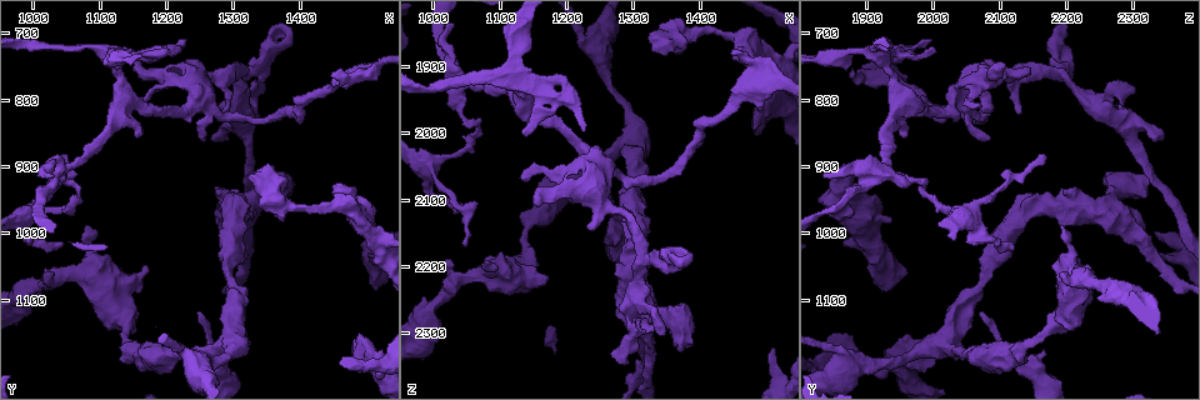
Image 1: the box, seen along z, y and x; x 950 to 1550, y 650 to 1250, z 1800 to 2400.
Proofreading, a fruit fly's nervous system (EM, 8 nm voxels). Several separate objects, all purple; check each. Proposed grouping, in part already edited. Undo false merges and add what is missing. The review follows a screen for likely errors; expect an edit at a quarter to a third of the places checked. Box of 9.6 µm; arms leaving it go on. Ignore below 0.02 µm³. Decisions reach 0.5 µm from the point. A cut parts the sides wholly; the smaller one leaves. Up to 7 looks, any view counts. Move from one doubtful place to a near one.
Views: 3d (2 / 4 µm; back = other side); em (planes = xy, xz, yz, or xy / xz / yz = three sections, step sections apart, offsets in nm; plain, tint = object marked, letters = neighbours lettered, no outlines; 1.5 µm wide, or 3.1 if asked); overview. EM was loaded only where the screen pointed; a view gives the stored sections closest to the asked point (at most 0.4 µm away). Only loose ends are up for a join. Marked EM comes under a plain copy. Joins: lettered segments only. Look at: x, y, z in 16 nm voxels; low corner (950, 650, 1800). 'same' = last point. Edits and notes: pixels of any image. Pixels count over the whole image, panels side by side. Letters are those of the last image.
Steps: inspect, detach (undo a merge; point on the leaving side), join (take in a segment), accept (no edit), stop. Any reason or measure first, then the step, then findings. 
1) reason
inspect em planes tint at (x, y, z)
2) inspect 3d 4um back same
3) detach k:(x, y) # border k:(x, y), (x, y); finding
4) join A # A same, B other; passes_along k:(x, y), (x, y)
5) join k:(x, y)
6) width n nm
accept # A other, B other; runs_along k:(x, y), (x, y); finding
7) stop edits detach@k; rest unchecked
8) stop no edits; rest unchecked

stops while still wide
inspect 3d 2um at (1485, 1195, 1995)

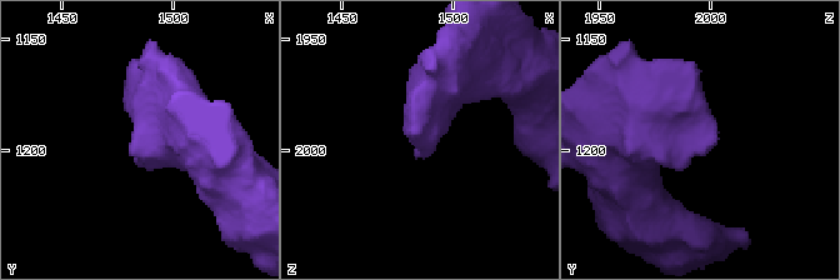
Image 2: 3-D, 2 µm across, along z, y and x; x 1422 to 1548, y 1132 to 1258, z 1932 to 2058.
inspect em planes letters at (1482, 1197, 1999)

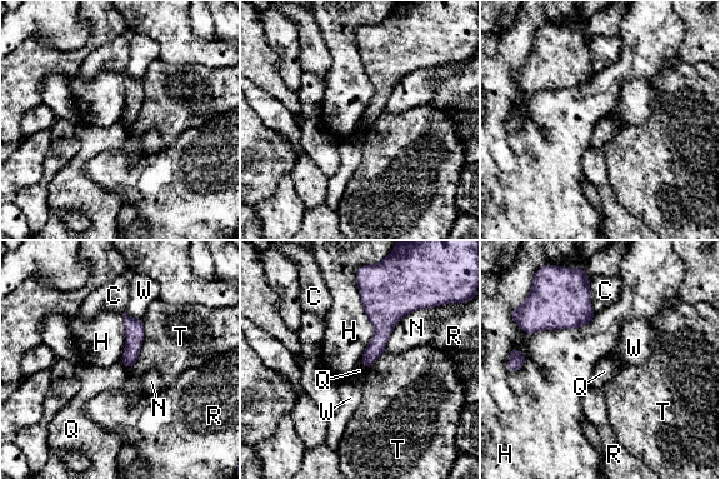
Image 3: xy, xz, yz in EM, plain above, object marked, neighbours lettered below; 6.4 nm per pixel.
accept # C other, H other, N other, Q other, R other, T other, W other; none of them fits

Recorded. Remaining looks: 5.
thin end
inspect 3d 2um at (1045, 885, 2170)

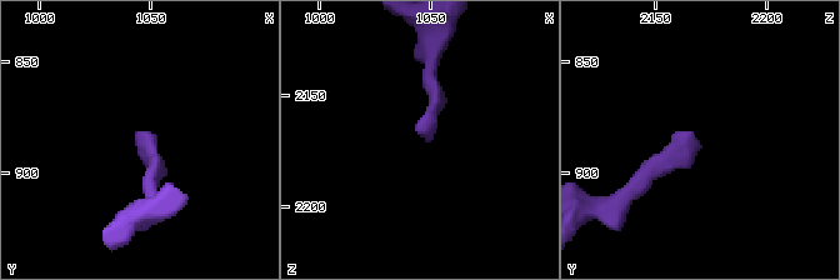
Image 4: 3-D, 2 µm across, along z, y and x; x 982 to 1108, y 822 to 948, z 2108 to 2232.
inspect em planes letters at (1045, 883, 2167)

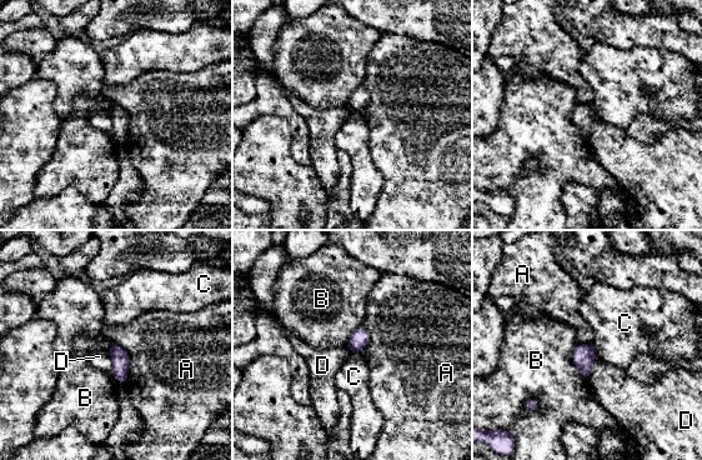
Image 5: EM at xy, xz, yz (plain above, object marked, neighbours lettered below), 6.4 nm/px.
accept # A other, B other, C other, D other; border 5:(590, 344), (597, 356); no lettered segment goes on from it

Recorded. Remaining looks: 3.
branch stops here
inspect em yz step 8 tint at (1215, 775, 2100)

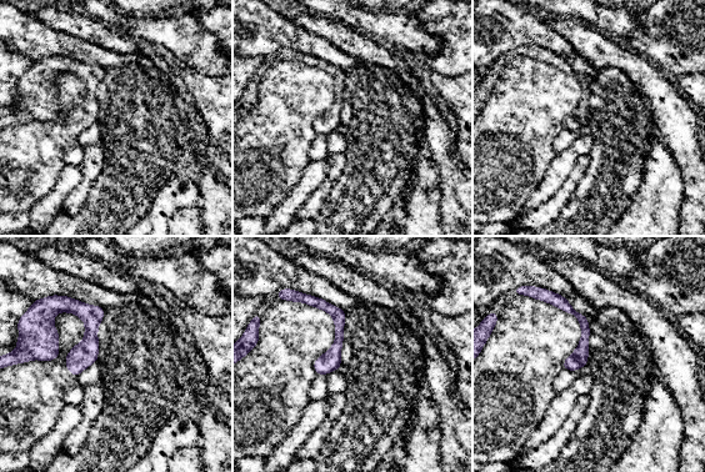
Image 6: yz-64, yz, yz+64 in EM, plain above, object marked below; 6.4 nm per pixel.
inspect em planes letters same

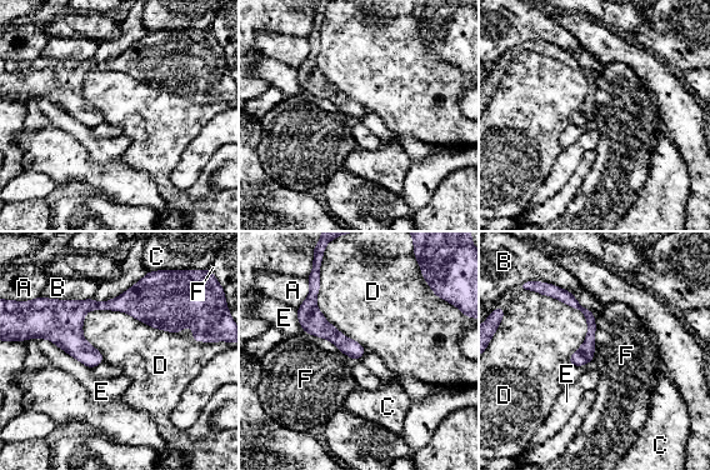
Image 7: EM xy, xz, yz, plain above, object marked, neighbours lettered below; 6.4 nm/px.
accept # A other, B other, C other, D other, E other, F other; runs_along 7:(184, 321), (84, 305), (49, 335); none of them fits

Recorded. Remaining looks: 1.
stop no edits; rest unchecked

